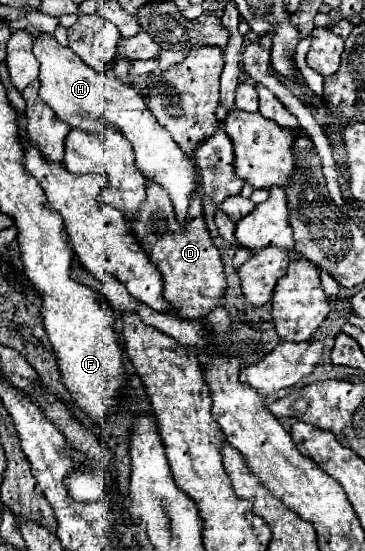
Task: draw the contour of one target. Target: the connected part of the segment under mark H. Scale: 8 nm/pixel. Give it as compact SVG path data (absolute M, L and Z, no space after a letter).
M40 34L34 40L32 52L40 62L40 98L52 106L56 116L66 124L84 130L98 130L102 126L102 118L106 118L106 124L114 124L130 140L140 172L146 178L156 180L168 192L176 210L176 218L184 222L192 190L198 186L198 168L190 158L184 156L172 136L156 122L138 88L92 70L70 48L60 46L50 34Z

